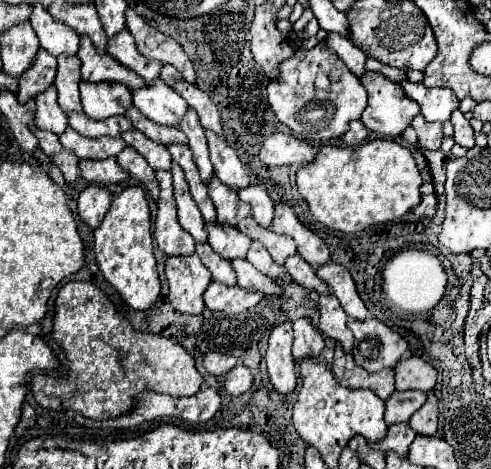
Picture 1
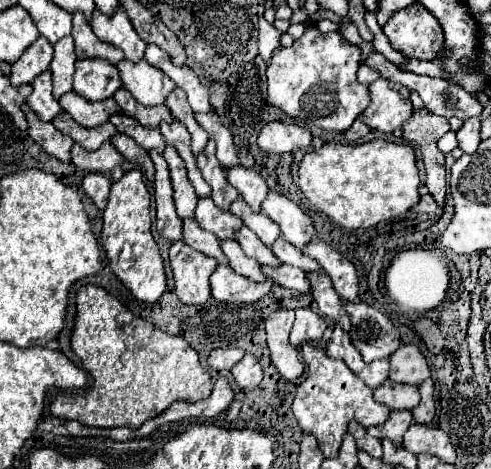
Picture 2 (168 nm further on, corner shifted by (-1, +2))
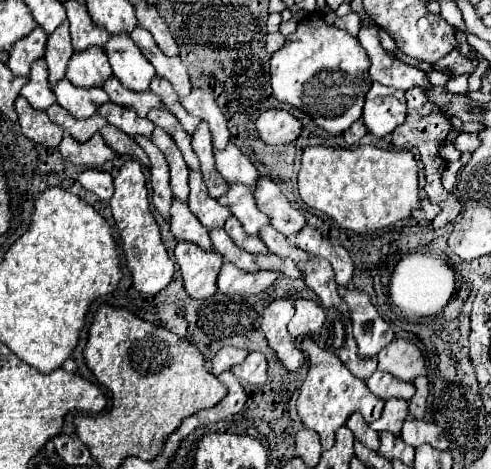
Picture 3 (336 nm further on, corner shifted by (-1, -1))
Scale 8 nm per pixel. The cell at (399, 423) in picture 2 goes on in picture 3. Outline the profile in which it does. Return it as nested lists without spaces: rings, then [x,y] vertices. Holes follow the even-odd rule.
[[[389,399],[385,403],[385,409],[381,413],[381,417],[377,421],[373,421],[369,427],[377,433],[381,431],[389,431],[393,435],[399,435],[401,433],[401,427],[403,423],[407,421],[409,417],[409,409],[407,409],[407,401],[403,399]]]

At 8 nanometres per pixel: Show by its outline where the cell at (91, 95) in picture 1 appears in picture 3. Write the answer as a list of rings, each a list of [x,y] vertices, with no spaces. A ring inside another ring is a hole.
[[[89,47],[81,53],[73,53],[65,77],[77,87],[91,89],[91,87],[103,87],[111,75],[113,73],[105,51]]]

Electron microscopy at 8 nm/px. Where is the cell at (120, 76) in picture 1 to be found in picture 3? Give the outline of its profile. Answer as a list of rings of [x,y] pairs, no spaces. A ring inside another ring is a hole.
[[[67,1],[63,3],[67,9],[67,19],[71,23],[71,41],[75,51],[83,51],[87,47],[105,47],[109,41],[109,33],[101,27],[97,27],[89,13],[87,7],[77,3],[77,1]]]

